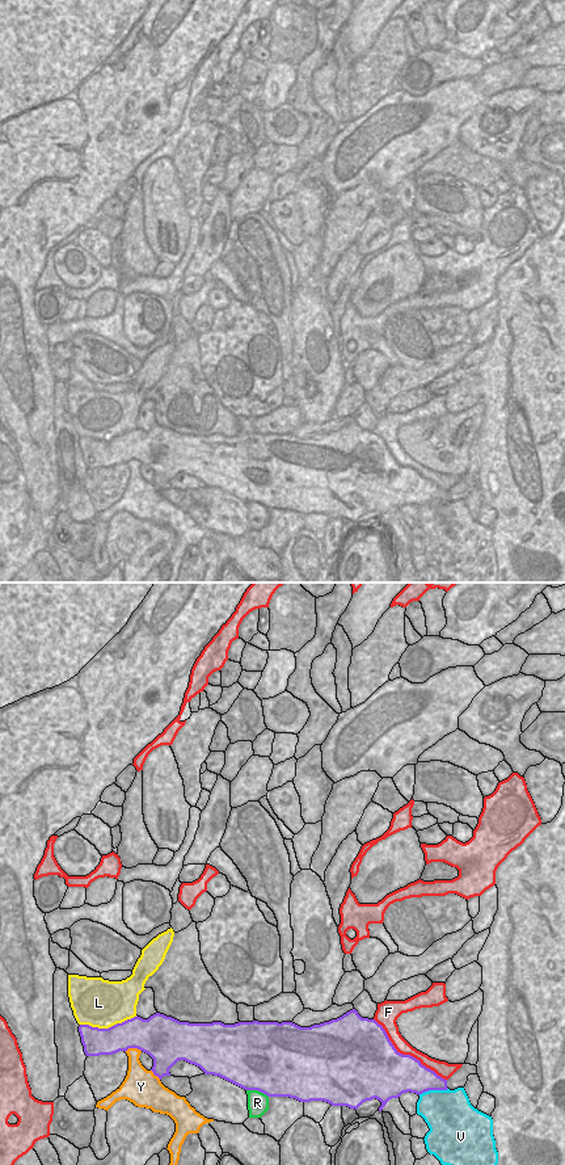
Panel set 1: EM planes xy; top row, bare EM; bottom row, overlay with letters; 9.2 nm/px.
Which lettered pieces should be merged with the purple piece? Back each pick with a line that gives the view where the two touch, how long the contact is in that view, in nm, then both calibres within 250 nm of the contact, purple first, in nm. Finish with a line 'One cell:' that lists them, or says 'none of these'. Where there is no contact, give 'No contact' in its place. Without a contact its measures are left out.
One cell: none of these.

